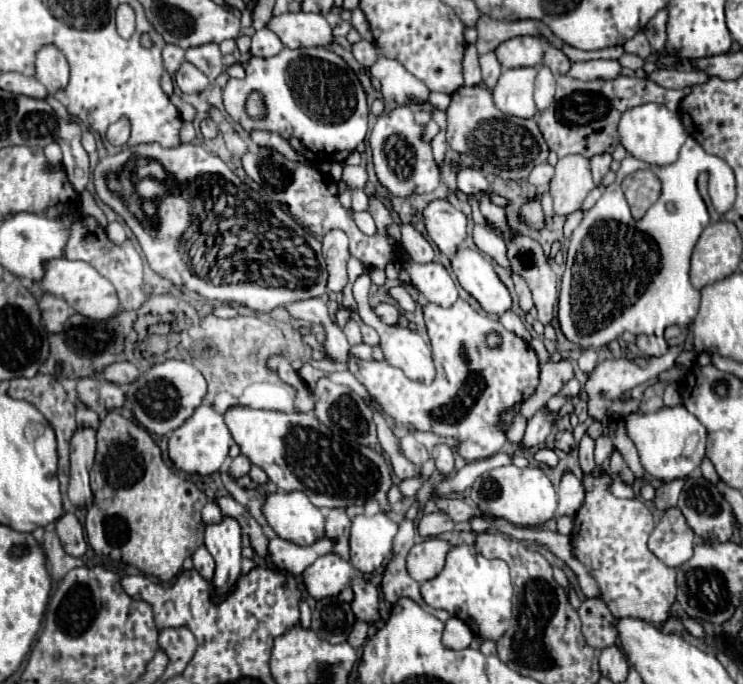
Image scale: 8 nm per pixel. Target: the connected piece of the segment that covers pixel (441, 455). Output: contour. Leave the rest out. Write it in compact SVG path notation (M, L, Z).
M435 445L431 449L431 455L433 455L437 471L441 471L441 473L453 471L453 449L449 445Z

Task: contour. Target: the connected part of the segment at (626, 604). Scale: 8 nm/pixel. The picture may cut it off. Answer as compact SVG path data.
M589 435L579 443L585 501L575 515L575 529L571 535L575 559L579 559L597 581L601 601L611 609L613 617L637 617L661 625L669 619L669 611L675 603L675 569L659 561L647 547L655 521L645 503L641 499L617 499L609 491L613 477L607 473L599 477L593 475L593 445L595 441Z

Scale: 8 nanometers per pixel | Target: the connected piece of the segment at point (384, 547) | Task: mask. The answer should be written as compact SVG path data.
M385 513L357 515L351 525L351 565L361 573L373 573L391 553L399 523Z

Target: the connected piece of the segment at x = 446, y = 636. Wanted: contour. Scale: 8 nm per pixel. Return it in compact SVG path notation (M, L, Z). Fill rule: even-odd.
M451 617L445 623L443 629L443 645L447 645L447 649L467 649L473 643L473 633L471 629L457 617Z

